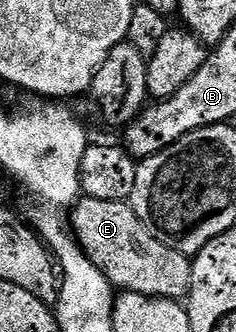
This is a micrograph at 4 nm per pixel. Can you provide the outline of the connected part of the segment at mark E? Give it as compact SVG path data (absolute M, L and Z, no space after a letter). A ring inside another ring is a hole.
M80 198L70 208L70 230L79 241L79 248L87 254L89 261L101 269L104 277L110 281L112 288L120 292L132 291L145 297L158 299L186 300L191 290L191 264L188 256L169 249L137 217L130 202L97 201Z

